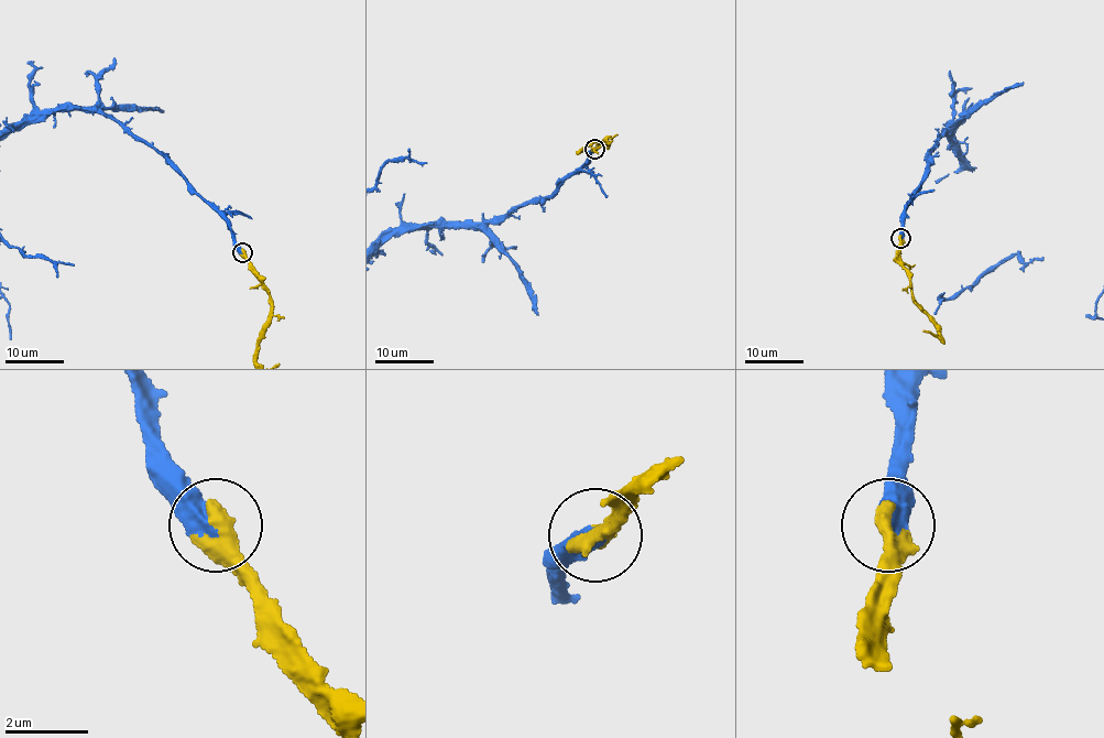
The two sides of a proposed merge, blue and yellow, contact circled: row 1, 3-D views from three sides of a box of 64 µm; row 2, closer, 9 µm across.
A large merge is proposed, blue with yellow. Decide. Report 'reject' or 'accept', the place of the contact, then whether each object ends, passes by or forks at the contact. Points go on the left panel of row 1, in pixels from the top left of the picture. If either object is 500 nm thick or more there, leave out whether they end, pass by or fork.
accept; at (242, 252)

